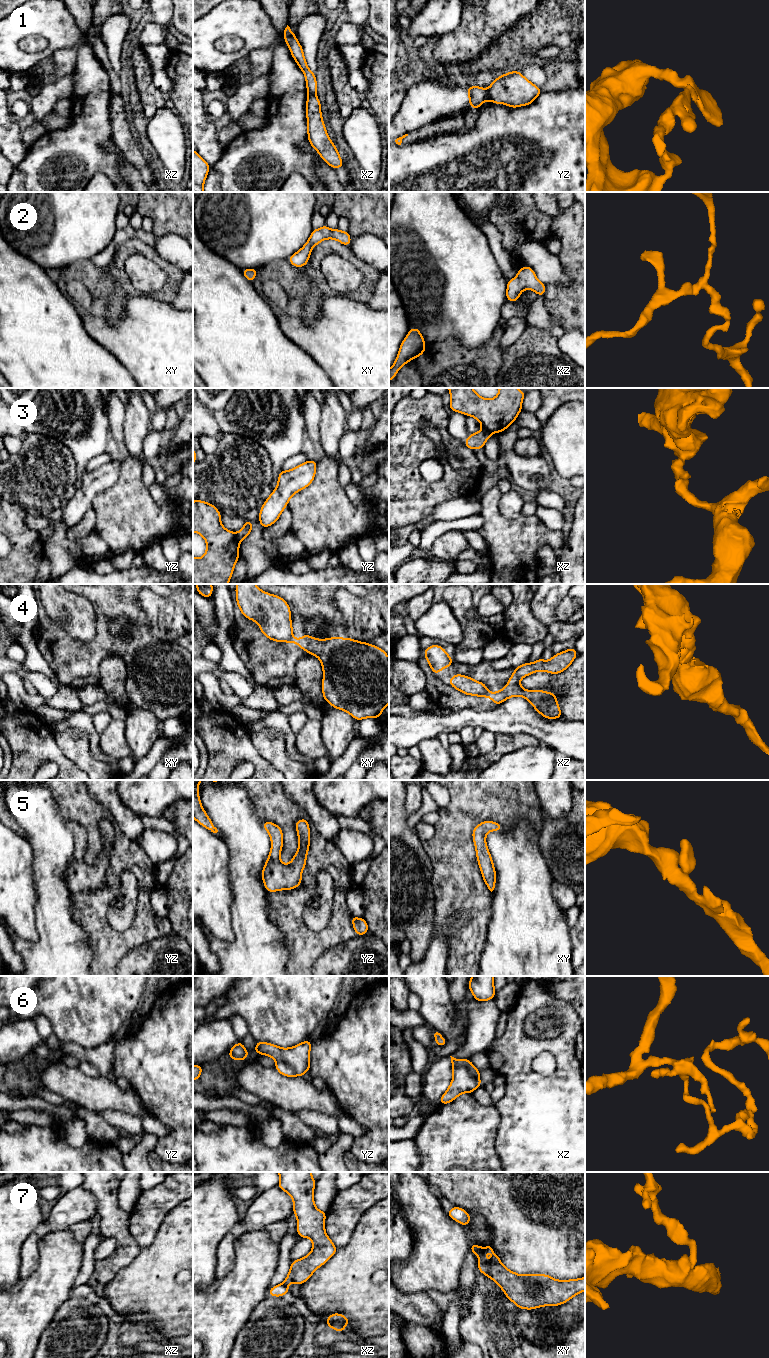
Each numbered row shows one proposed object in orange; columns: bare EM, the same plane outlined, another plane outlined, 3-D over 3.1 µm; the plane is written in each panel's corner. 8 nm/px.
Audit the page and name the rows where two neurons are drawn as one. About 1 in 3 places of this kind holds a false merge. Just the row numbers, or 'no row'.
1, 3, 4, 6, 7

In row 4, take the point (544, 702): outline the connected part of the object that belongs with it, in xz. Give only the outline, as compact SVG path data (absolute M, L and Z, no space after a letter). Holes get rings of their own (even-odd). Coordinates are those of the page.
M573 647L558 654L554 654L549 661L545 661L541 657L534 663L526 662L514 669L513 674L507 682L507 686L503 686L499 692L487 692L482 697L490 698L494 704L498 706L511 697L521 696L527 699L531 706L544 718L562 718L561 709L557 703L558 699L555 693L543 690L523 689L520 686L520 680L537 671L545 671L549 674L562 673L570 667L577 655L578 652Z

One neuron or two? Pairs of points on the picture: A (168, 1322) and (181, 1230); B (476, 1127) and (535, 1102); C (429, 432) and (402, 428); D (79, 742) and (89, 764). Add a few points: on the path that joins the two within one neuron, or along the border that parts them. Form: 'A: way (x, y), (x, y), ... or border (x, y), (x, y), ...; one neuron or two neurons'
A: way (168, 1299), (169, 1253); one neuron
B: border (493, 1105), (500, 1116), (500, 1125), (495, 1140); two neurons
C: border (420, 428), (425, 425), (433, 425), (441, 435); two neurons
D: way (79, 747), (79, 753), (84, 759); one neuron

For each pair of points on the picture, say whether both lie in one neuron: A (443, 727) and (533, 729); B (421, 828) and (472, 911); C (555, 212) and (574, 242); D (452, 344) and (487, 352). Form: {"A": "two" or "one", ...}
{"A": "one", "B": "two", "C": "one", "D": "one"}

